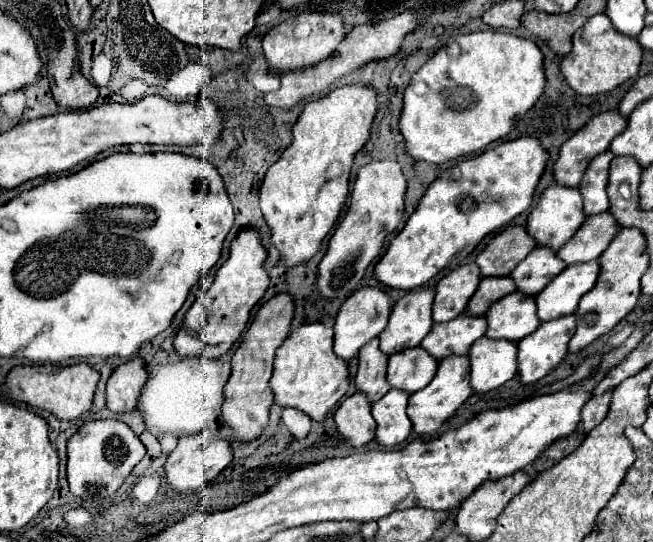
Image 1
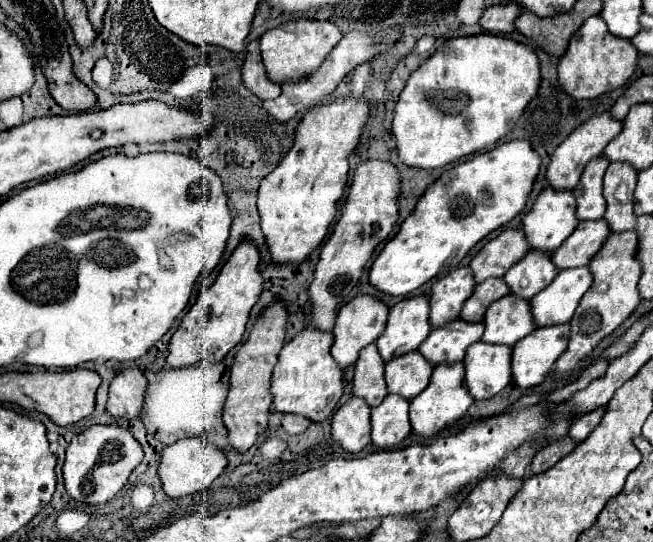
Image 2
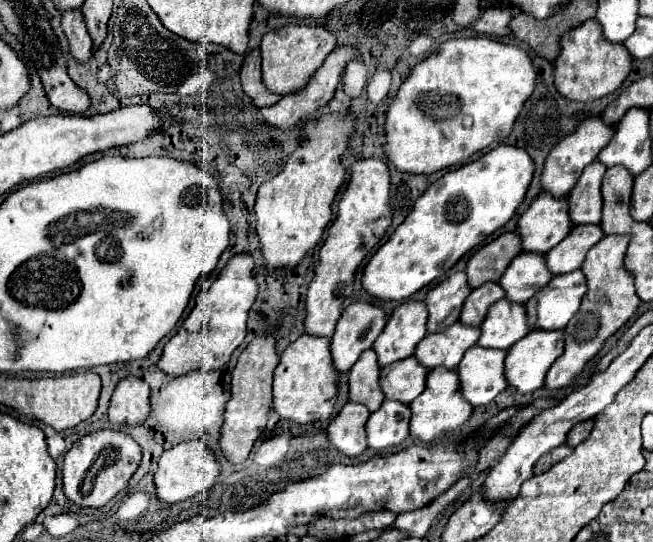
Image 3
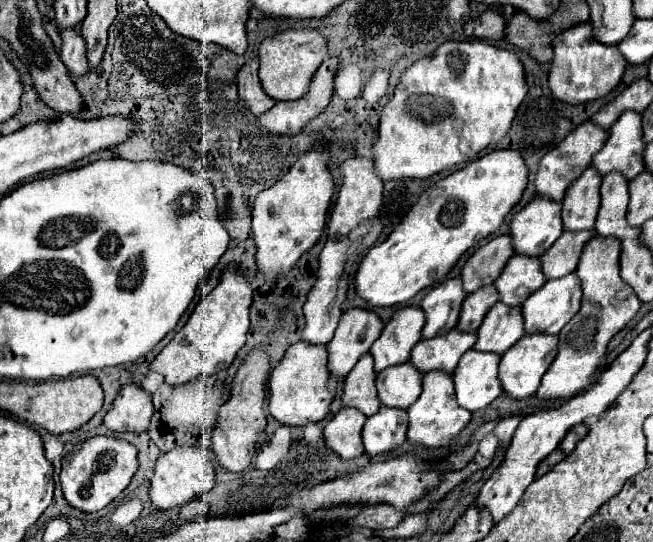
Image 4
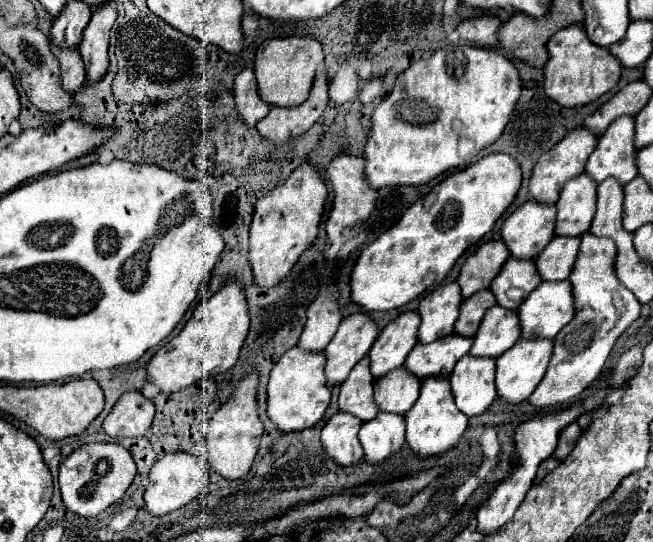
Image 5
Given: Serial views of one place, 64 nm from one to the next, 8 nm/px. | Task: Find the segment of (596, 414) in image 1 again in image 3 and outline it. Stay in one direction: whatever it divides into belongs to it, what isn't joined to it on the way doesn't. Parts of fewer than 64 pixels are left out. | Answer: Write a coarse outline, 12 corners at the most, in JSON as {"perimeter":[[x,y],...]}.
{"perimeter":[[580,422],[568,432],[566,444],[574,448],[590,434],[592,422]]}

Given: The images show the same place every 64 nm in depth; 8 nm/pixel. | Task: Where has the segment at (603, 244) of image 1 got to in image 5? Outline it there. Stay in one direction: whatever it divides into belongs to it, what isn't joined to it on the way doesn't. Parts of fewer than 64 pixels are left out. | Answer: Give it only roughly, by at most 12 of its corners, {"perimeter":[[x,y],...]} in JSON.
{"perimeter":[[552,238],[536,258],[542,280],[566,280],[580,238]]}

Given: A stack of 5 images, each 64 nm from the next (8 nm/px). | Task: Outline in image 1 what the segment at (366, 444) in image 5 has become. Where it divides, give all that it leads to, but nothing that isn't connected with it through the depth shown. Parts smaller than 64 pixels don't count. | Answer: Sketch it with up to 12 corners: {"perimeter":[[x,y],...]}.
{"perimeter":[[390,390],[372,406],[376,442],[392,448],[408,438],[408,392]]}

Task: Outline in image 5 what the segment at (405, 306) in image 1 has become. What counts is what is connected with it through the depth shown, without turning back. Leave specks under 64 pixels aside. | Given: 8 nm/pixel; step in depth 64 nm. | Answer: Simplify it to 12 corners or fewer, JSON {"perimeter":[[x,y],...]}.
{"perimeter":[[404,312],[368,352],[380,378],[404,364],[418,342],[420,316]]}

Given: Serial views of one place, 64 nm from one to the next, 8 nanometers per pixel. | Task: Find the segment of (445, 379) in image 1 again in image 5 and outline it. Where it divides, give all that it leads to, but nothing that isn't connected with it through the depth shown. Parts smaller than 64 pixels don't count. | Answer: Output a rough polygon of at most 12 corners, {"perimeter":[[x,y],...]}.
{"perimeter":[[424,380],[406,420],[422,458],[454,448],[468,426],[448,380]]}

